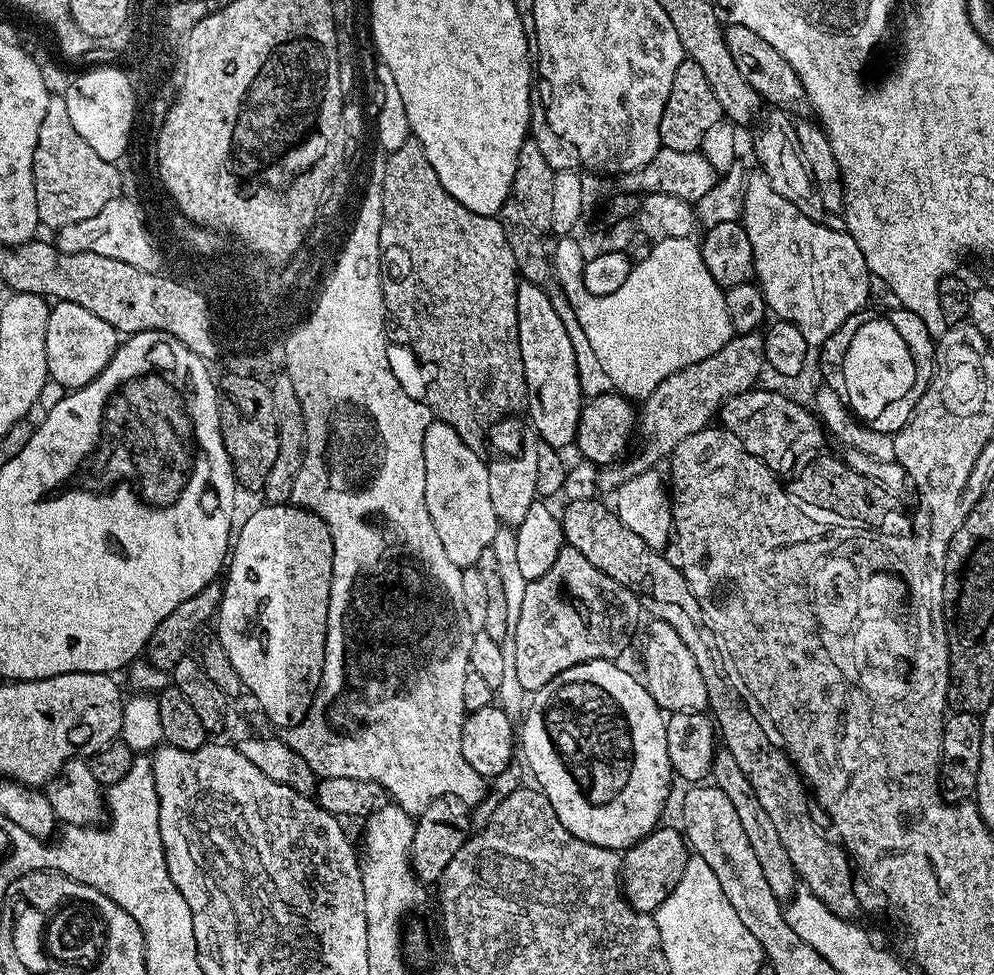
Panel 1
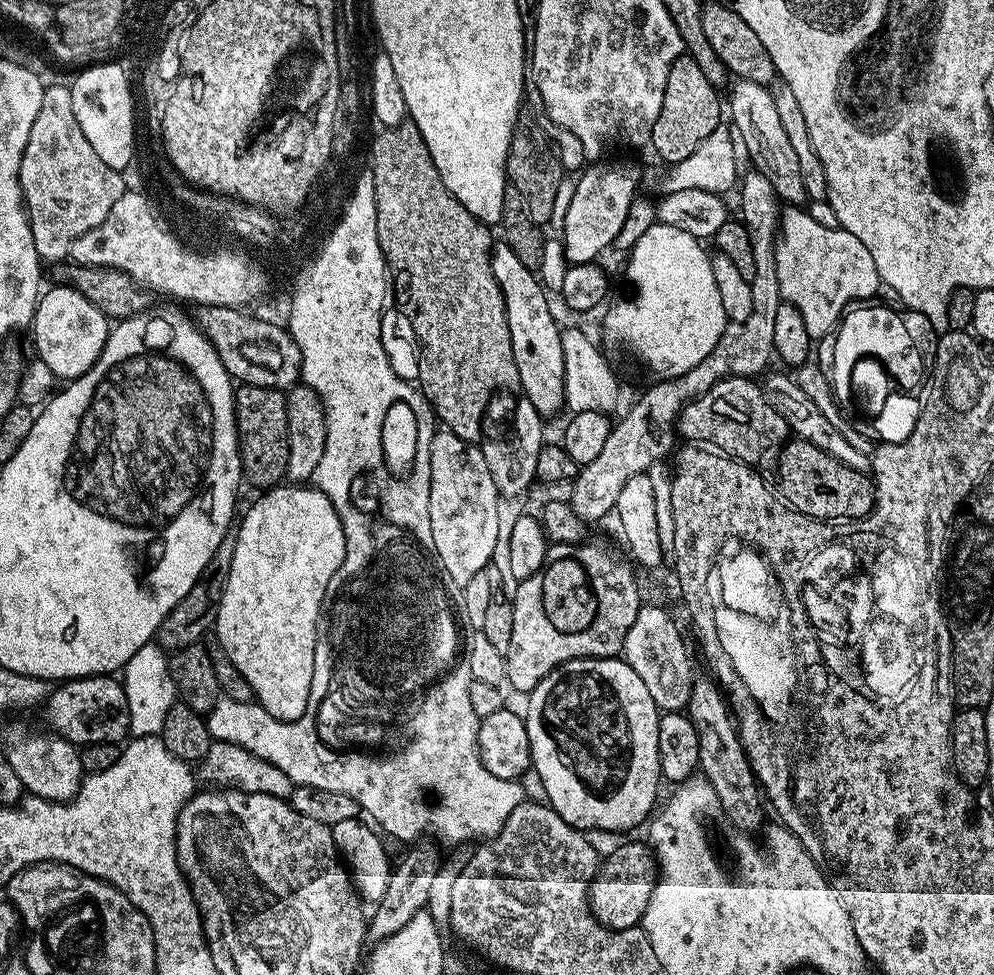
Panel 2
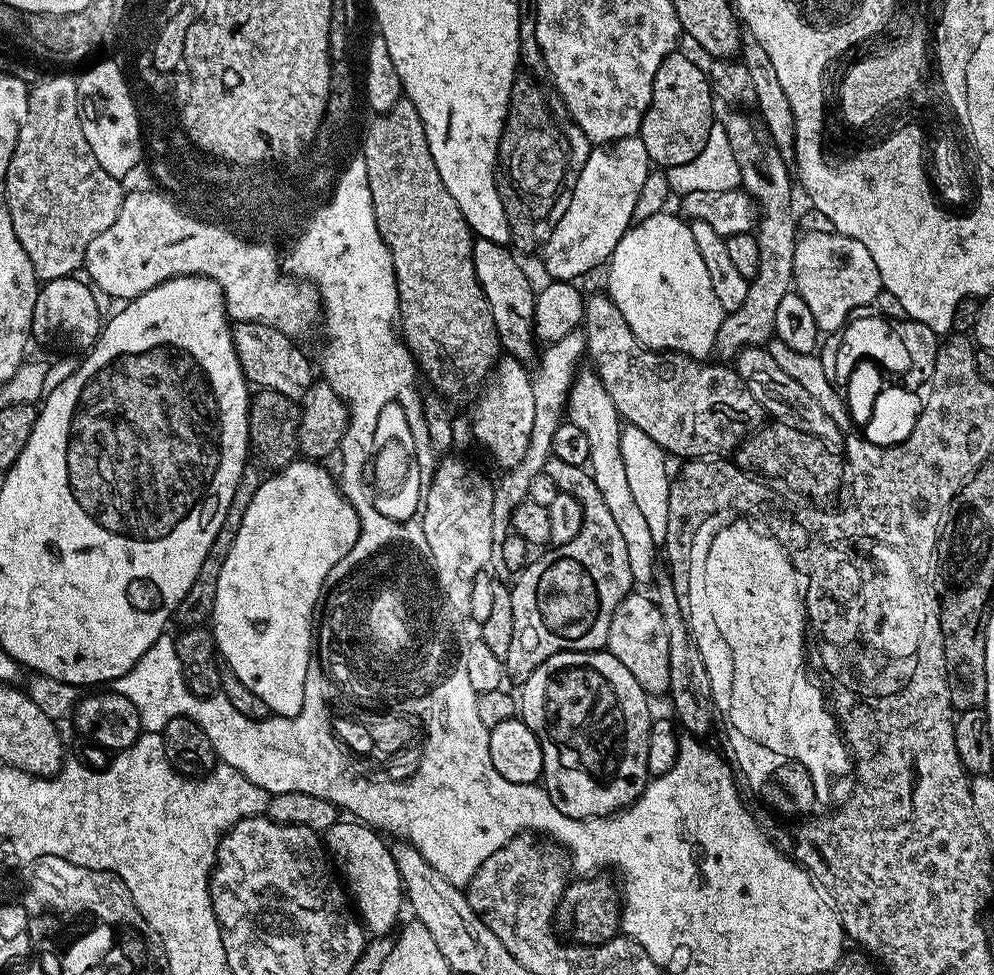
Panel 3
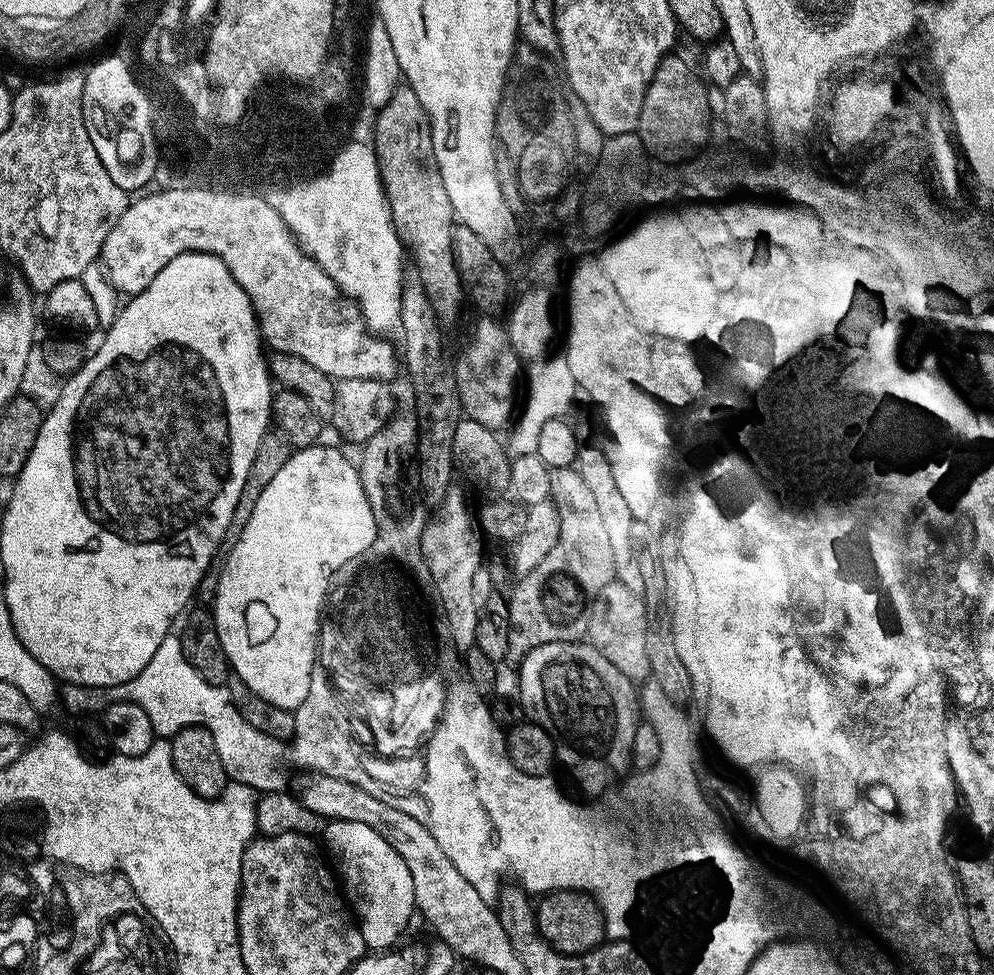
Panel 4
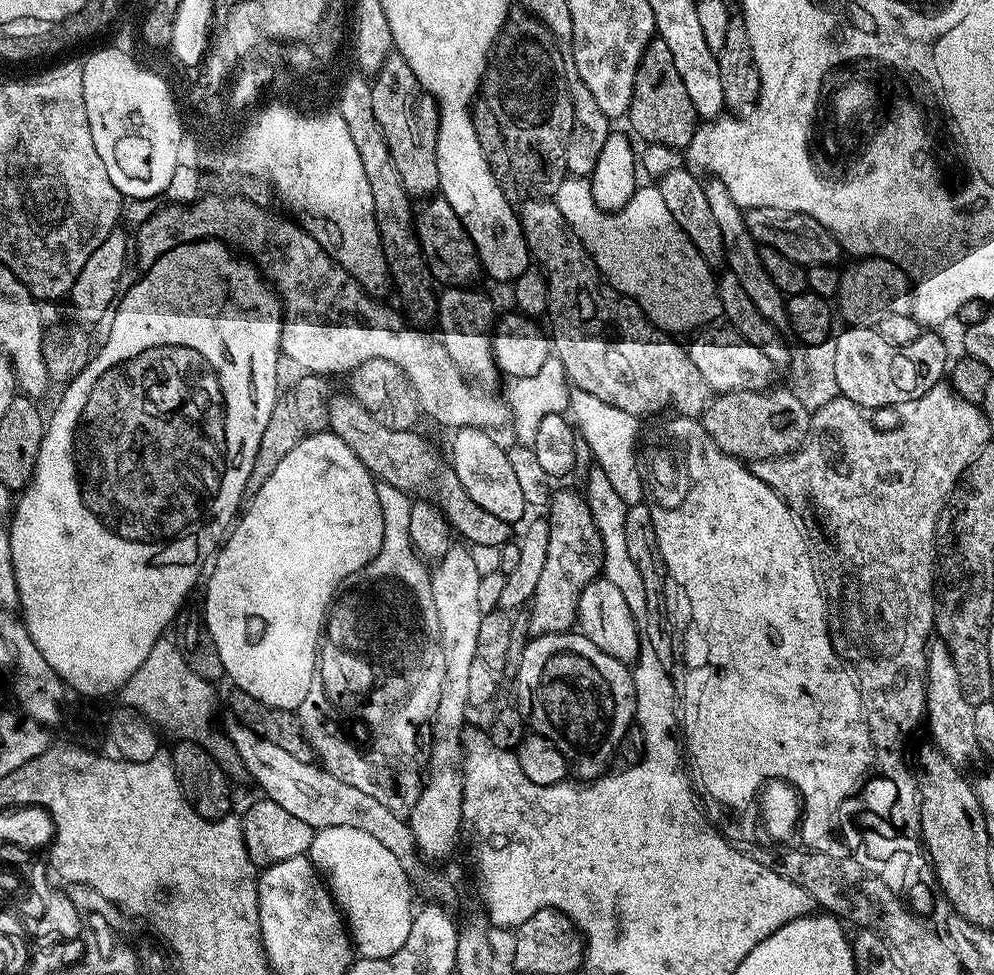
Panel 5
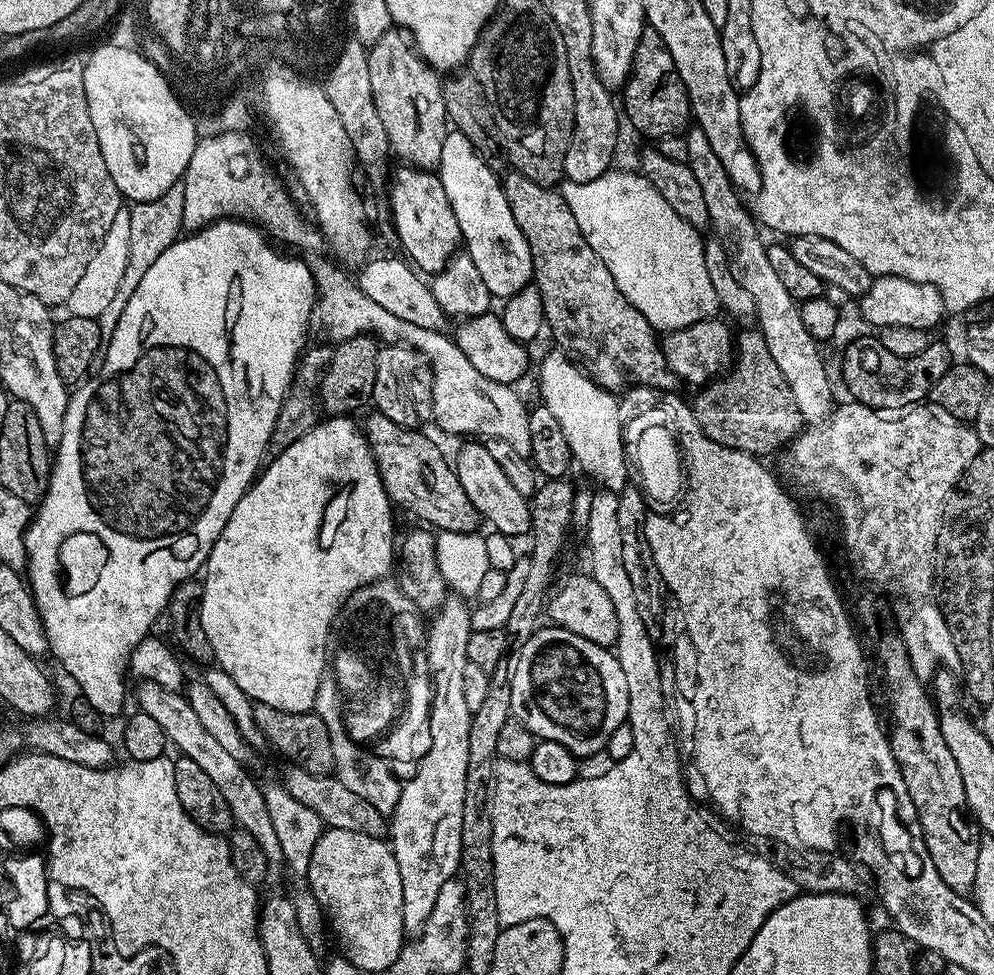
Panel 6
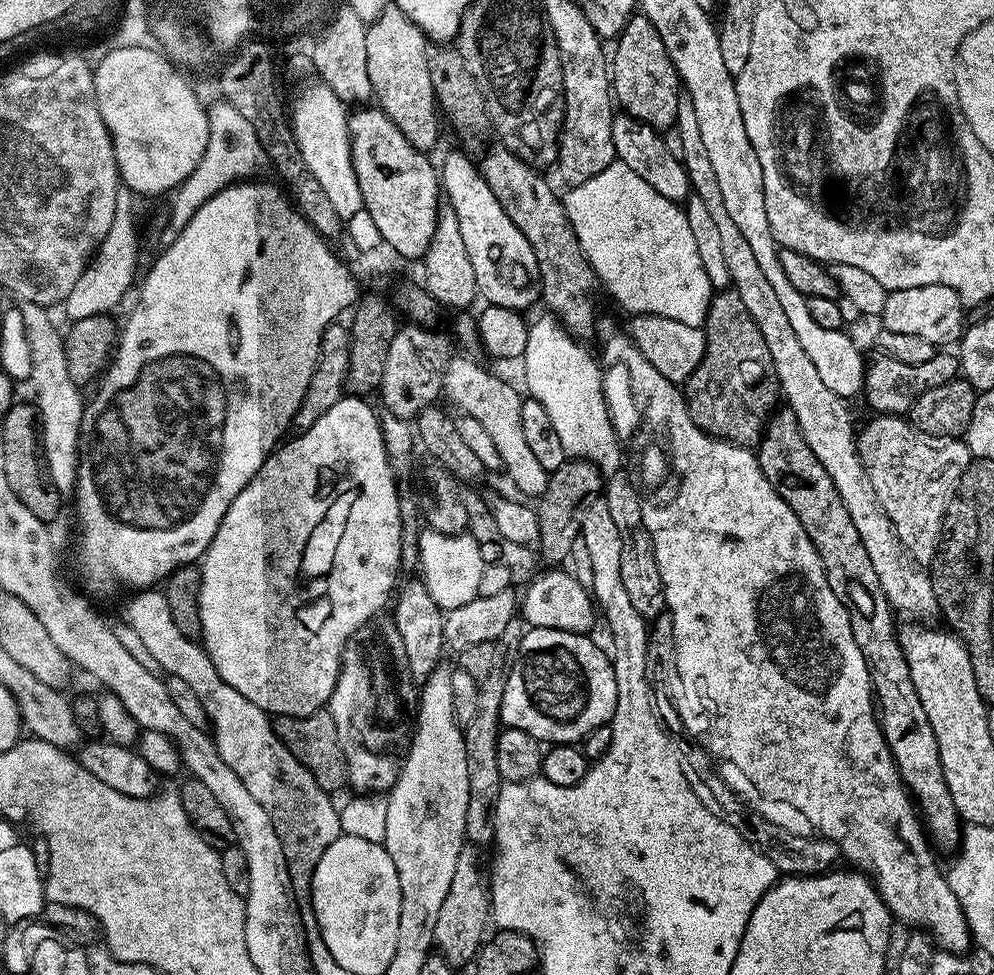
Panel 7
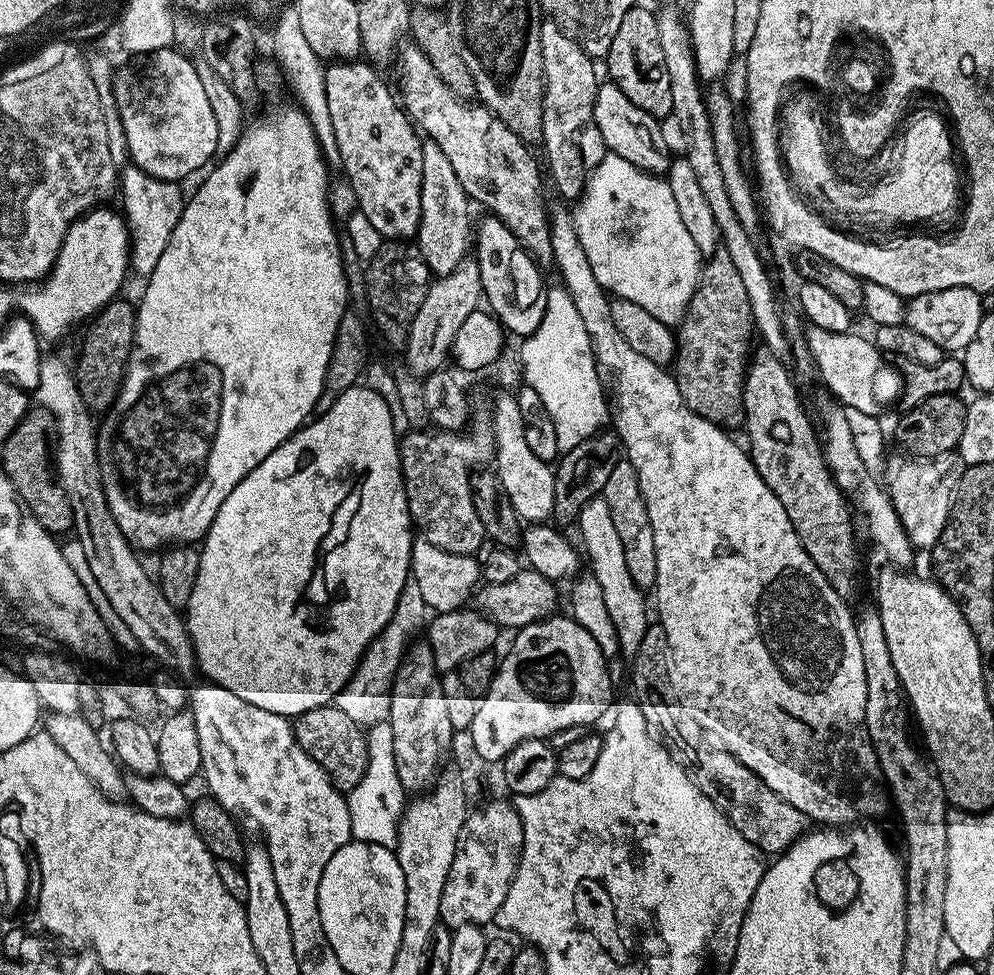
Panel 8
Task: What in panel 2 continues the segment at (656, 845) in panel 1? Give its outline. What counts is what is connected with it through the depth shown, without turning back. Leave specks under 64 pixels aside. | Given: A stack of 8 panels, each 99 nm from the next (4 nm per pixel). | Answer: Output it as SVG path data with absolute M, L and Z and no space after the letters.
M647 843L620 844L608 857L599 861L595 875L587 885L587 904L603 928L614 931L635 928L643 921L650 894L658 879L655 855Z

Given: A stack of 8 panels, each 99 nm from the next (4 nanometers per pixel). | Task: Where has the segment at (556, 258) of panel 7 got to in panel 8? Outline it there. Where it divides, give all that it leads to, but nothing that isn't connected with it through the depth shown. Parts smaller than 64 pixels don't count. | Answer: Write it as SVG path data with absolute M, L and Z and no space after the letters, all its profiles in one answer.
M415 46L406 48L398 56L398 64L400 60L398 99L404 111L408 113L408 119L431 143L438 146L438 150L442 150L442 154L446 154L446 158L450 158L450 166L454 166L454 174L458 182L462 182L462 190L468 195L469 201L476 203L477 200L482 207L488 208L484 210L497 216L510 230L510 234L518 238L518 242L533 260L541 265L551 265L552 247L548 229L550 212L547 207L544 209L544 192L540 189L542 170L541 167L539 170L535 158L532 157L533 149L520 140L518 134L514 134L514 130L506 127L489 108L479 102L469 102L455 96L450 86L446 86L446 82L438 78L438 70L434 70L430 58L426 58L426 54L422 54L420 48Z

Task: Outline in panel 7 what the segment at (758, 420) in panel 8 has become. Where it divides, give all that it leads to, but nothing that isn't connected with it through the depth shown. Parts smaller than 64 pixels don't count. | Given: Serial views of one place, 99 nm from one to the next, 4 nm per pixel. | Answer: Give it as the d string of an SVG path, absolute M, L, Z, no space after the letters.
M781 407L768 417L758 445L758 459L770 486L774 486L782 502L794 510L798 522L802 522L802 530L806 530L810 542L814 542L814 550L818 550L818 558L822 558L826 582L830 582L830 590L834 590L838 602L842 602L848 611L854 642L858 642L862 658L866 658L868 673L872 676L872 690L884 741L892 751L900 779L918 805L931 843L937 849L959 849L962 821L954 806L954 798L950 798L946 774L942 774L938 738L934 738L930 718L926 718L918 690L914 690L914 678L910 678L910 666L900 645L897 617L886 598L886 590L882 590L882 582L878 582L874 562L870 562L870 554L866 554L866 546L862 546L862 538L858 538L854 521L850 519L846 506L842 506L842 498L838 498L830 474L826 474L822 462L814 458L814 450L806 446L798 418L791 408Z

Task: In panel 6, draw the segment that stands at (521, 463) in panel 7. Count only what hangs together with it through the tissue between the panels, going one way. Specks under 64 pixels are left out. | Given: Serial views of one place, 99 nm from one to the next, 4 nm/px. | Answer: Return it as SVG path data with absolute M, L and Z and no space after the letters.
M328 260L311 261L312 277L316 279L318 299L312 308L310 328L320 335L321 341L335 346L355 336L374 336L377 341L389 344L405 344L415 348L428 359L432 367L432 420L444 432L461 432L464 438L487 438L510 442L518 454L530 453L529 409L511 384L491 381L474 370L474 365L459 349L451 335L443 331L422 329L405 322L398 314L389 314L386 306L378 306L374 298L360 289L336 264Z

